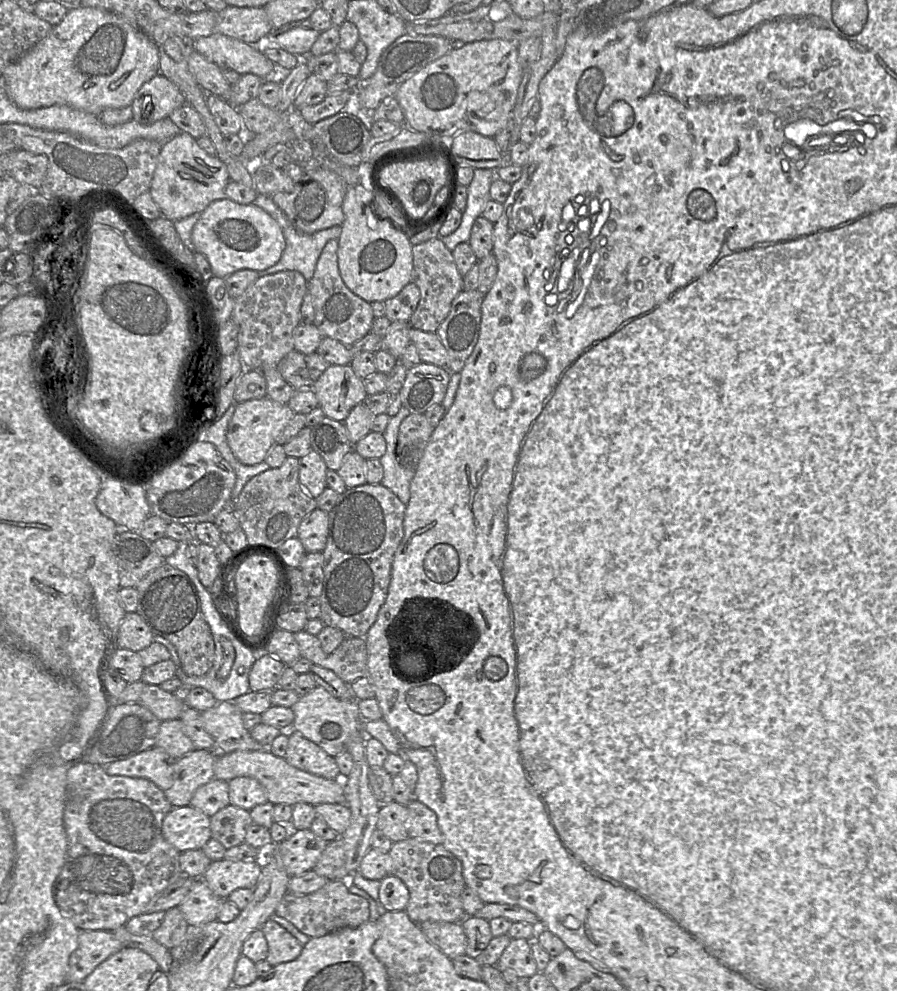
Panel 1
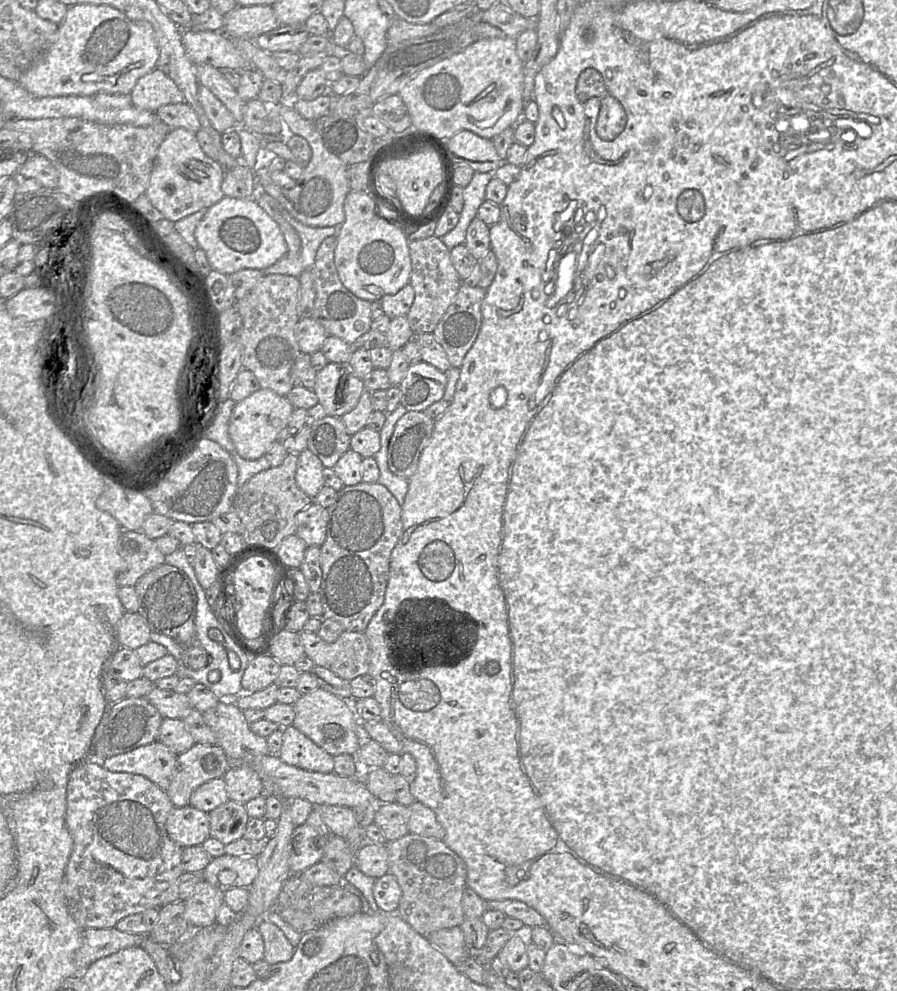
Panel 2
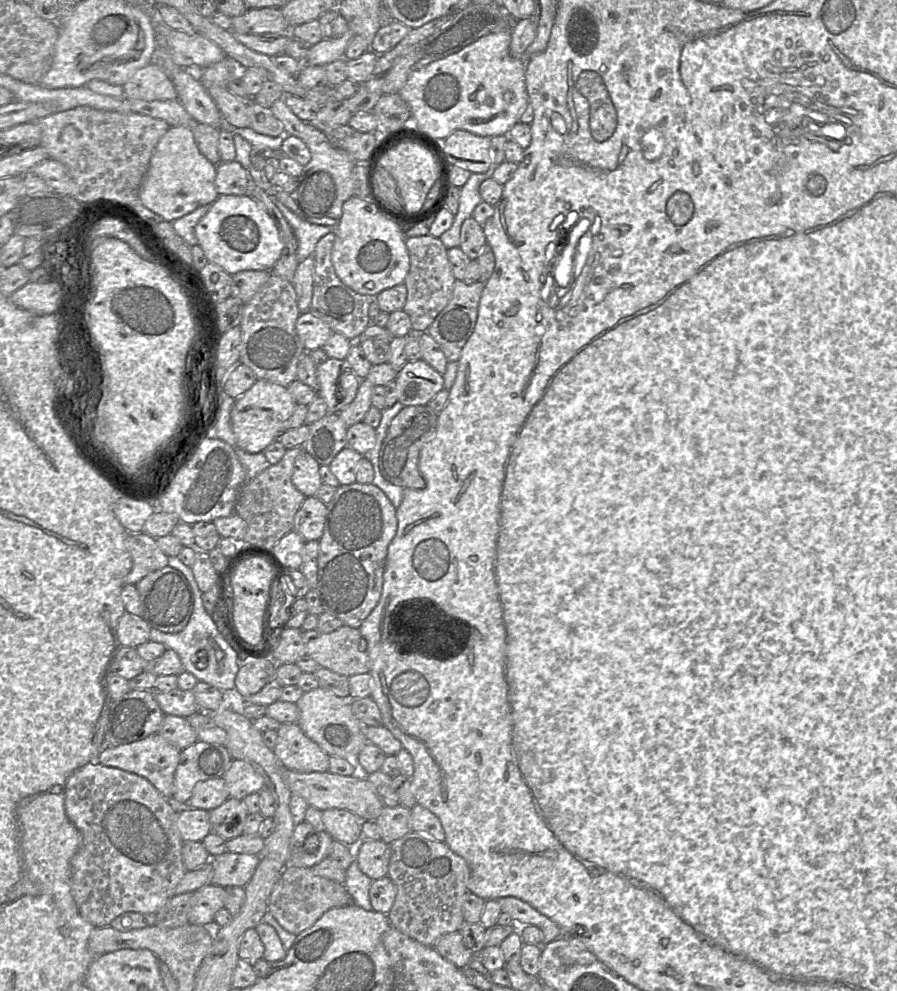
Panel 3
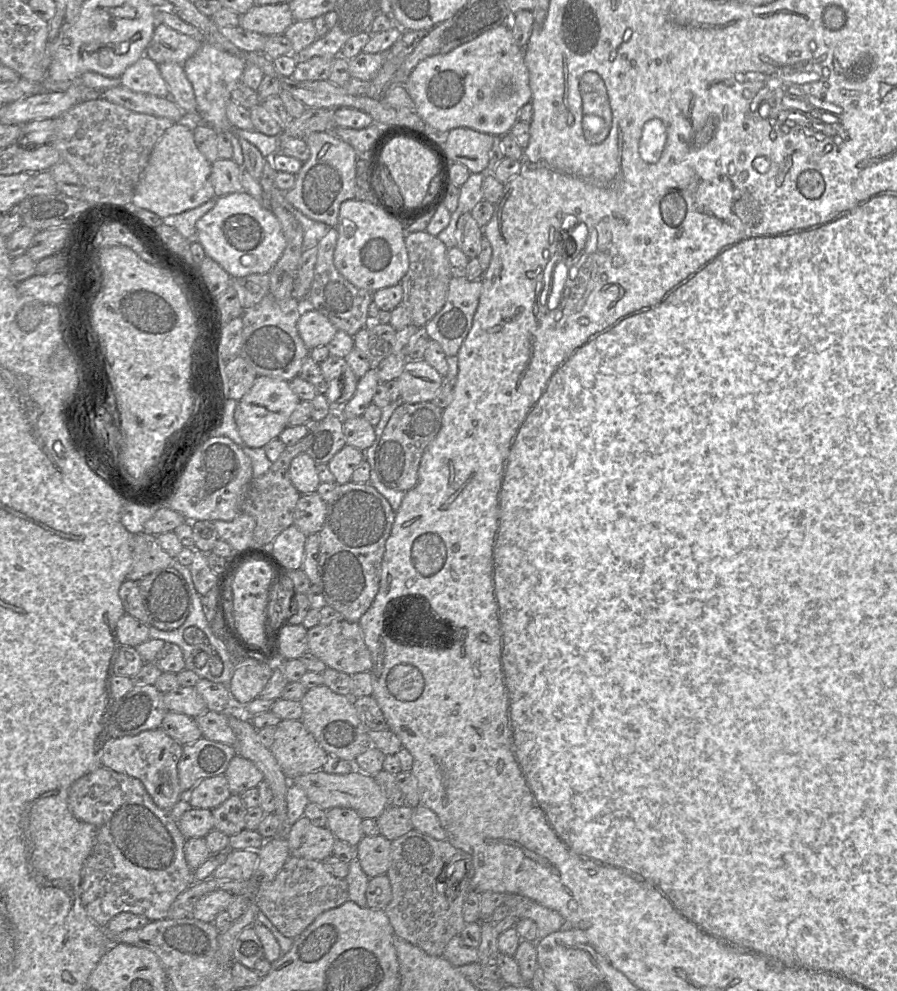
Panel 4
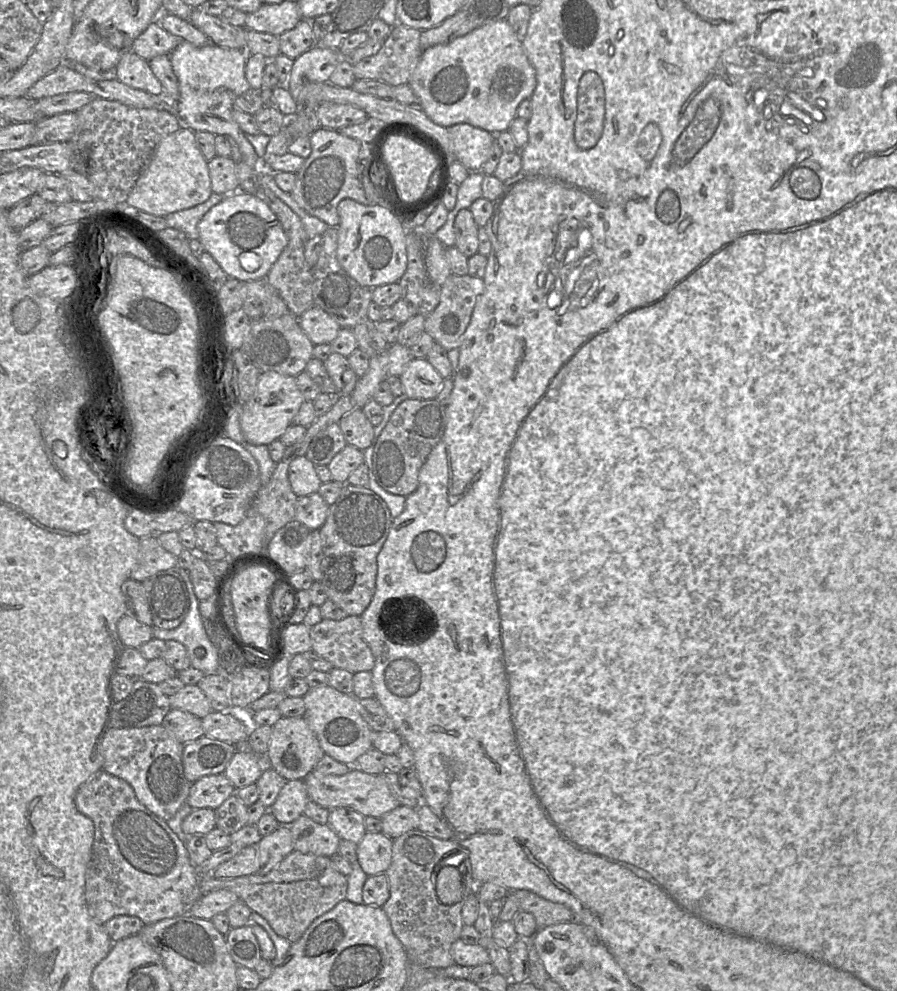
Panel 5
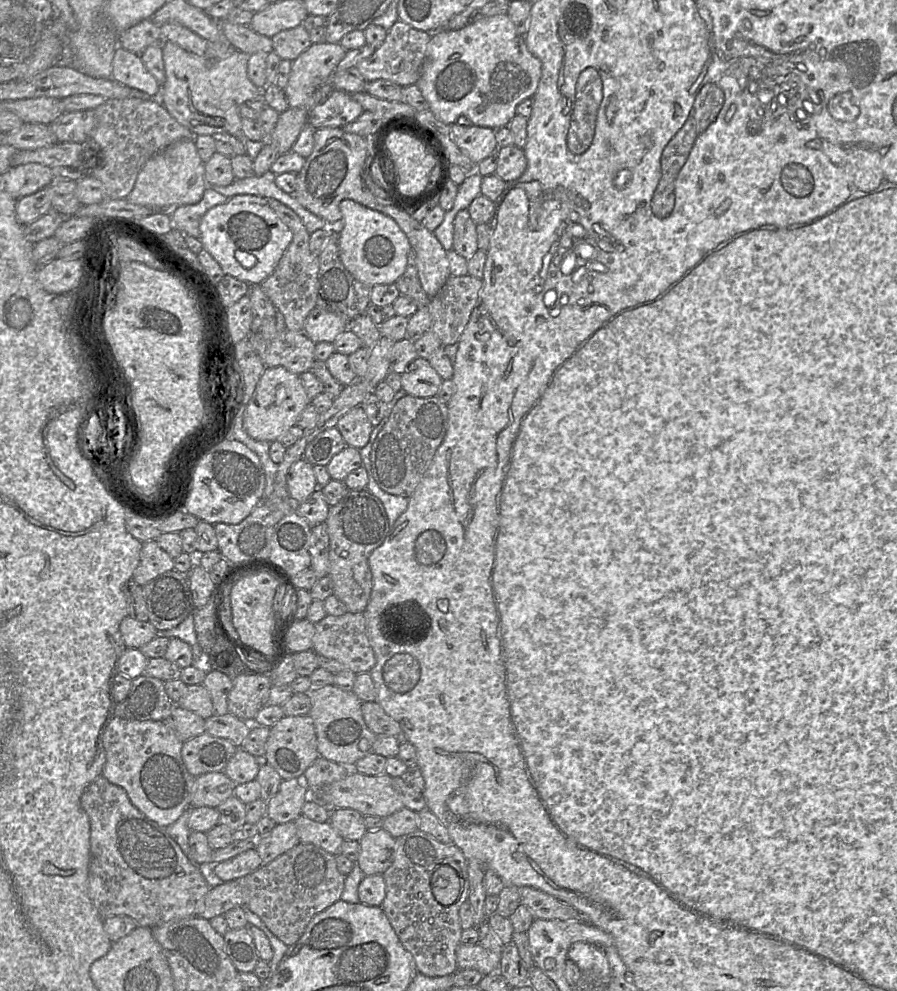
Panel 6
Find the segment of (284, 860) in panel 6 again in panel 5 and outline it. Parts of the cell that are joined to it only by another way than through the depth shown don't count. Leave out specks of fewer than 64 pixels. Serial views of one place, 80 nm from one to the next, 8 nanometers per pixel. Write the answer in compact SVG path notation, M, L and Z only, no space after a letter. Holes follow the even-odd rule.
M293 850L267 874L220 879L203 876L199 887L202 895L221 889L235 893L252 912L261 915L279 936L294 943L316 918L346 898L347 877L335 868L330 857Z

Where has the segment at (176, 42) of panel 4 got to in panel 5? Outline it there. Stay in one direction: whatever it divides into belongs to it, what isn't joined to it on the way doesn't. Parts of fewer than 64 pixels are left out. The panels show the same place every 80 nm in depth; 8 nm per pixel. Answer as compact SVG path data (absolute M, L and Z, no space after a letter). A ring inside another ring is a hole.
M155 19L133 41L130 51L150 61L159 55L169 55L182 41L181 37L164 30Z

